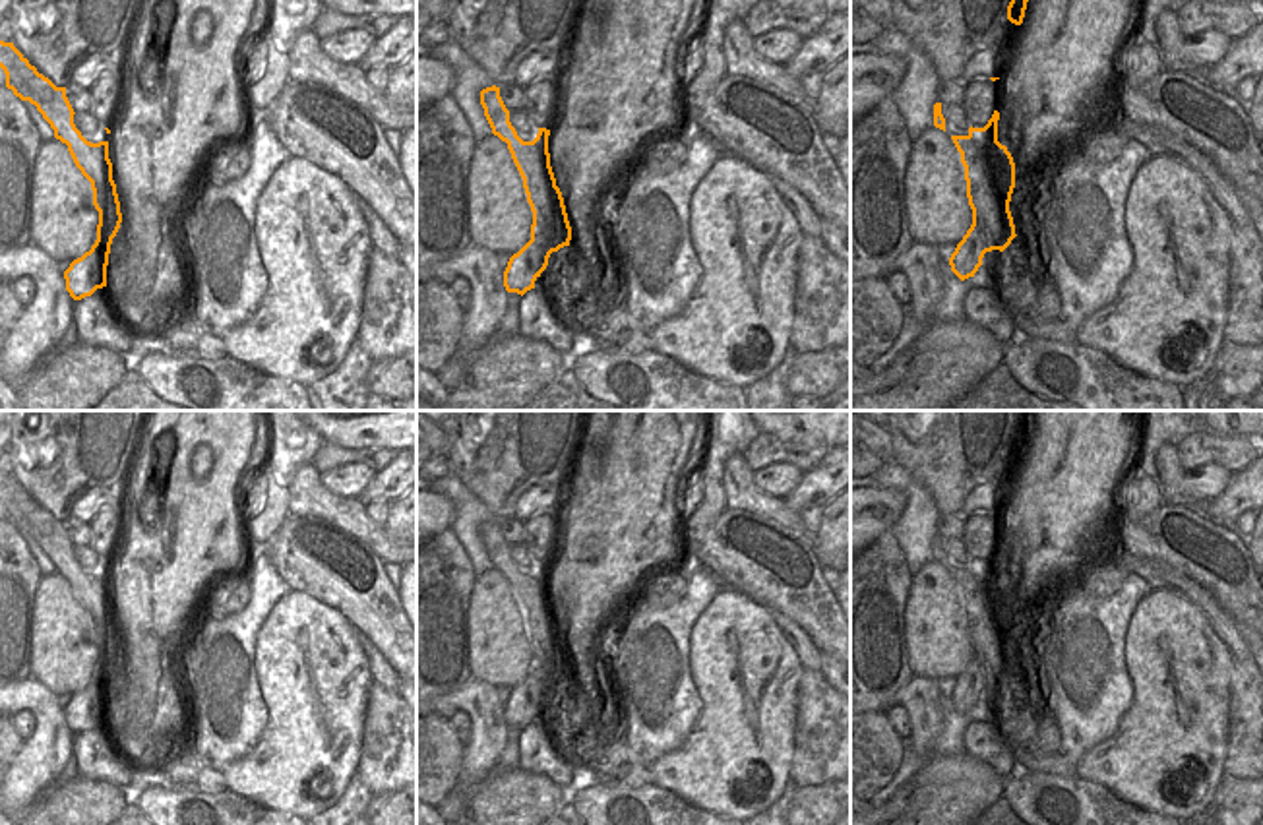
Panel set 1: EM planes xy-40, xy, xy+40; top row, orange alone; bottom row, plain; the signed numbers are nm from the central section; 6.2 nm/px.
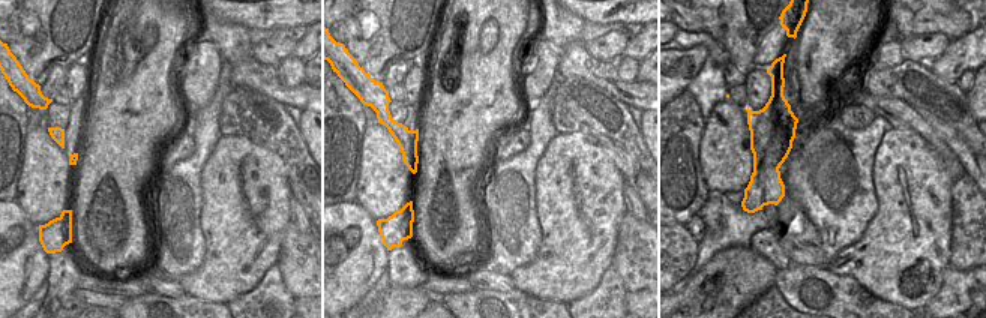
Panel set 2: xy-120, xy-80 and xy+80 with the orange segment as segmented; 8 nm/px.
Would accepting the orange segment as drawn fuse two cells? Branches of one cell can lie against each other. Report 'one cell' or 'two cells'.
two cells

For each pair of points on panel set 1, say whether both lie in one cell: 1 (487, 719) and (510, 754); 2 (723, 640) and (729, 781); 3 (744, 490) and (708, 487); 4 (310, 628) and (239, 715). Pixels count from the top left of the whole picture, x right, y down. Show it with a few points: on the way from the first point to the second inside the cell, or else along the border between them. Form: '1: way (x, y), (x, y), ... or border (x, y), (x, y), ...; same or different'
1: border (508, 727), (508, 742), (492, 769); different
2: way (729, 674), (729, 746); same
3: border (719, 481), (727, 506); different
4: border (254, 645), (266, 709), (258, 736); different

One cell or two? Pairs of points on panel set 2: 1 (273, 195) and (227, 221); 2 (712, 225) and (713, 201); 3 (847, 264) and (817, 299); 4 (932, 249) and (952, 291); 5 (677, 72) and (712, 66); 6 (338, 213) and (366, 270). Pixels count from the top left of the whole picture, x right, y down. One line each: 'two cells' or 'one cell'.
1: one cell
2: one cell
3: two cells
4: two cells
5: two cells
6: one cell

